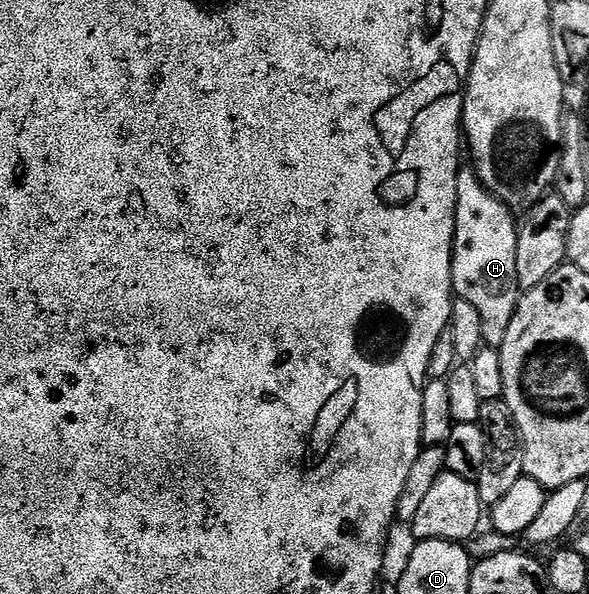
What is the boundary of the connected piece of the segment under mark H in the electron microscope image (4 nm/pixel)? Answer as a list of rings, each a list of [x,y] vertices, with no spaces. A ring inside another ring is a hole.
[[[461,169],[456,189],[456,231],[452,241],[452,288],[456,298],[466,300],[478,308],[478,316],[482,316],[482,336],[489,347],[499,348],[502,340],[506,340],[506,328],[510,328],[510,320],[520,303],[522,287],[518,280],[518,218],[502,200],[498,200],[480,182],[475,169]]]

